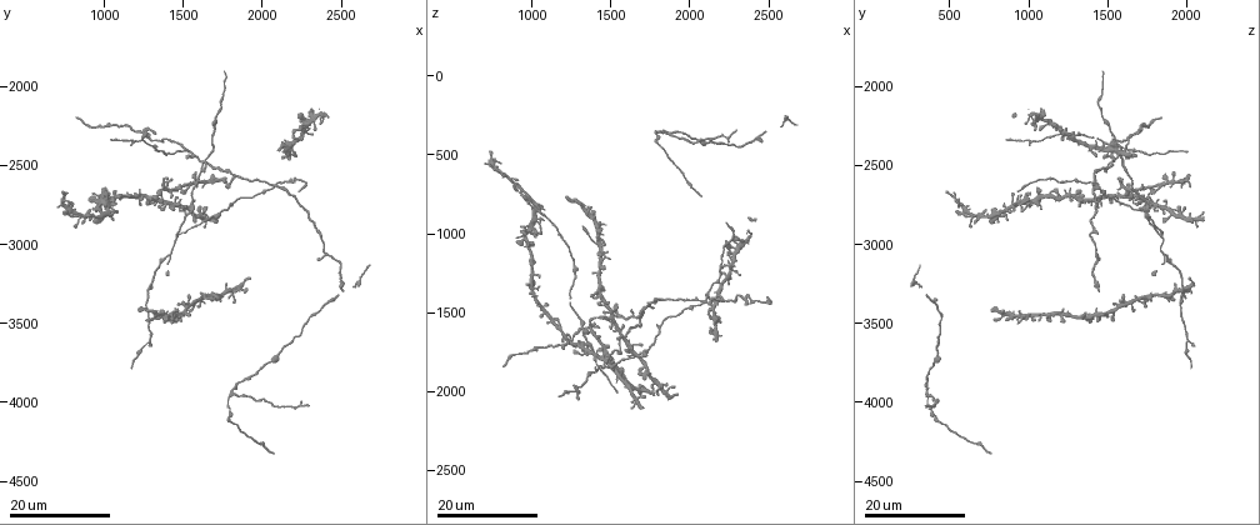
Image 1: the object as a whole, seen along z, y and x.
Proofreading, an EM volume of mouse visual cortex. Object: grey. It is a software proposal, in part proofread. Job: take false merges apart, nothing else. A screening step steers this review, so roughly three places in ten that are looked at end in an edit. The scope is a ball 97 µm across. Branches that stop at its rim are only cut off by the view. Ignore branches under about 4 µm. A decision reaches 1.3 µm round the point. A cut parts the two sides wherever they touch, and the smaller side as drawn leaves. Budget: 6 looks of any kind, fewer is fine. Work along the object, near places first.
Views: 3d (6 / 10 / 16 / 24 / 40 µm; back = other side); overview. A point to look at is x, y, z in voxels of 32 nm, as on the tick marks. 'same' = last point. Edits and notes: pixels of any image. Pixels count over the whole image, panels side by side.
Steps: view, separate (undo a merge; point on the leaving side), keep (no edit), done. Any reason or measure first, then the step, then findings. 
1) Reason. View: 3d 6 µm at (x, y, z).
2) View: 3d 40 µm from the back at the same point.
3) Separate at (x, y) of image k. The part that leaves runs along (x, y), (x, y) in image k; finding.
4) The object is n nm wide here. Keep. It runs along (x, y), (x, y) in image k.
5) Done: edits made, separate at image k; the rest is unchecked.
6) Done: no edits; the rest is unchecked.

Side arm on a straight run. View: 3d 24 µm at (1520, 2620, 1840).

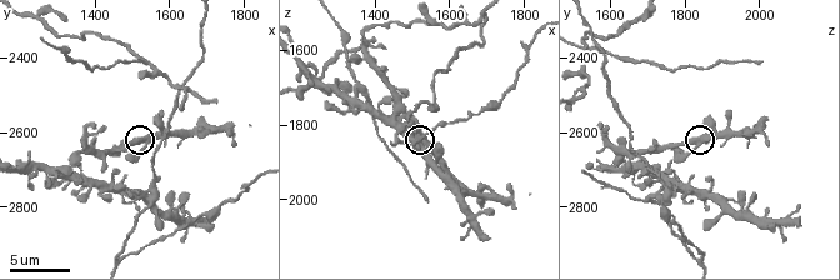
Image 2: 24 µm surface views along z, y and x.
Closer look. View: 3d 10 µm at (1520, 2620, 1840).

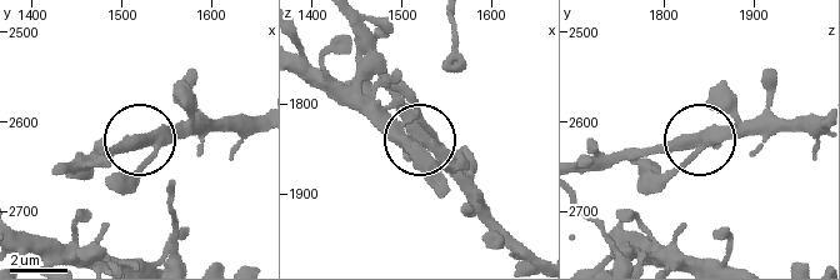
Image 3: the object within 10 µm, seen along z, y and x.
View: 3d 10 µm from the back at (1520, 2620, 1835).

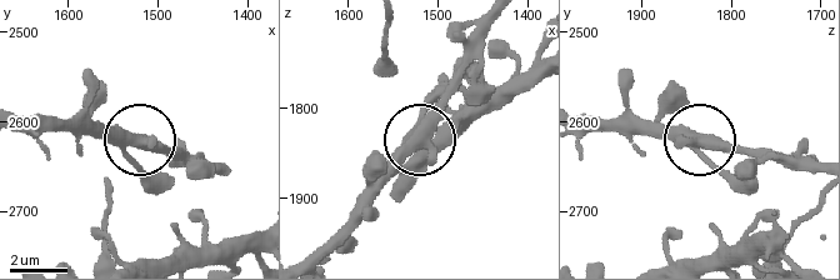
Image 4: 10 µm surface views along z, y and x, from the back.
Keep. One neuron here.

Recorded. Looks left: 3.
Four arms meet. View: 3d 24 µm at (2100, 2640, 1420).

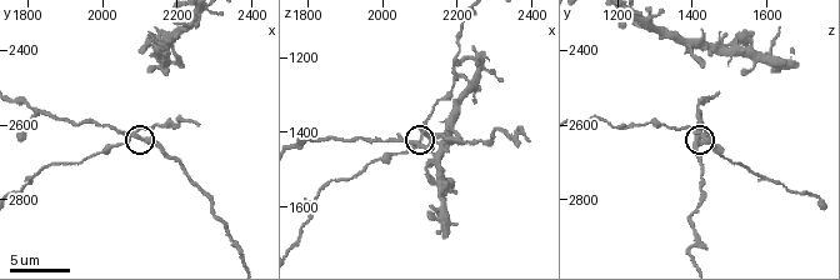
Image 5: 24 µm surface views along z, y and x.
View: 3d 6 µm at (2080, 2630, 1420).

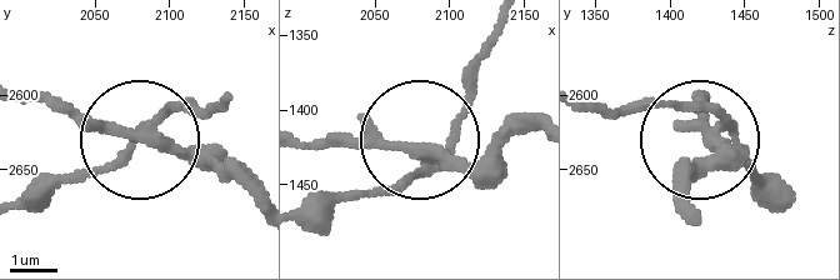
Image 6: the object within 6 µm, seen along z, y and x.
The object is 240 nm wide here. Separate at (208, 164) of image 6. The part that leaves runs along (148, 125), (91, 125), (20, 100) in image 6; two neurons meet here.

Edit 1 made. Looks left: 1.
Done: edits made, separate at image 6; the rest is unchecked.

